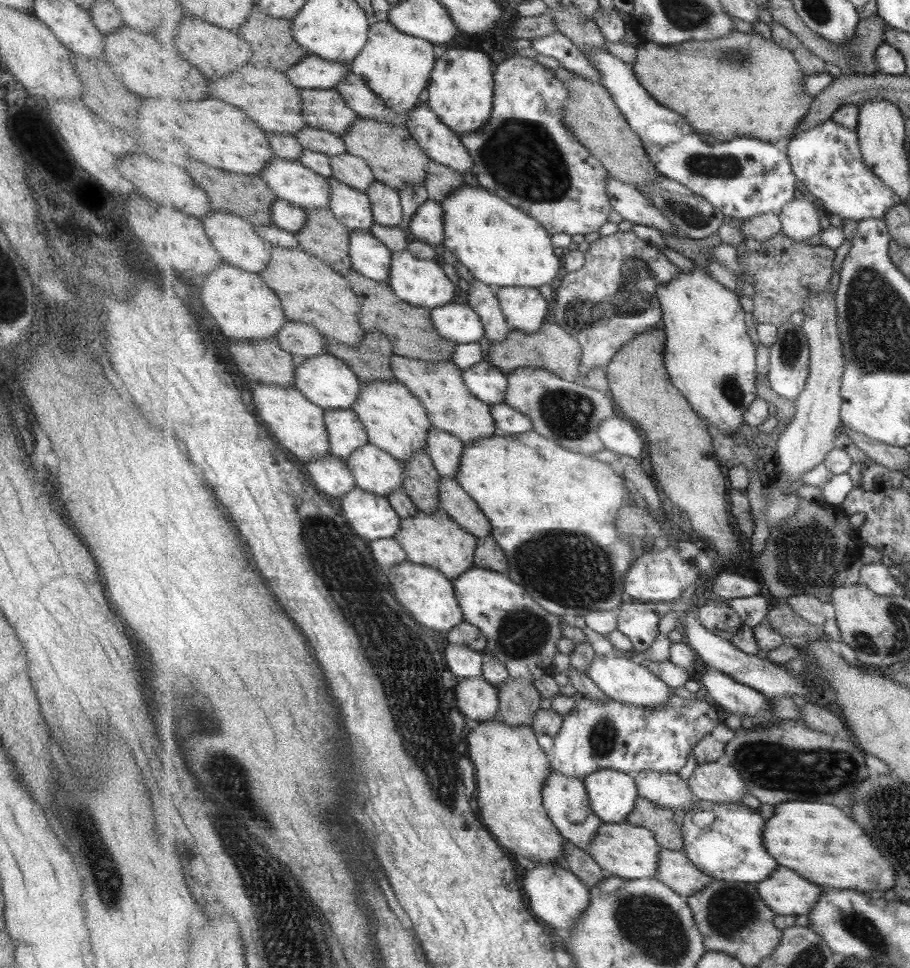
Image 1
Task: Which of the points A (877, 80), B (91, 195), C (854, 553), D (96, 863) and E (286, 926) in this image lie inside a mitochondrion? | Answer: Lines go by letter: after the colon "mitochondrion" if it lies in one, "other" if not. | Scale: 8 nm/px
A: other
B: other
C: other
D: mitochondrion
E: mitochondrion

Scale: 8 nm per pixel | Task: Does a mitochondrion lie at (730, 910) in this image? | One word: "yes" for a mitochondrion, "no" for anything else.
yes

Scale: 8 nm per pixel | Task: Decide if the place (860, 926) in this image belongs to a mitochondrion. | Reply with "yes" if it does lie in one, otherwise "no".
yes

